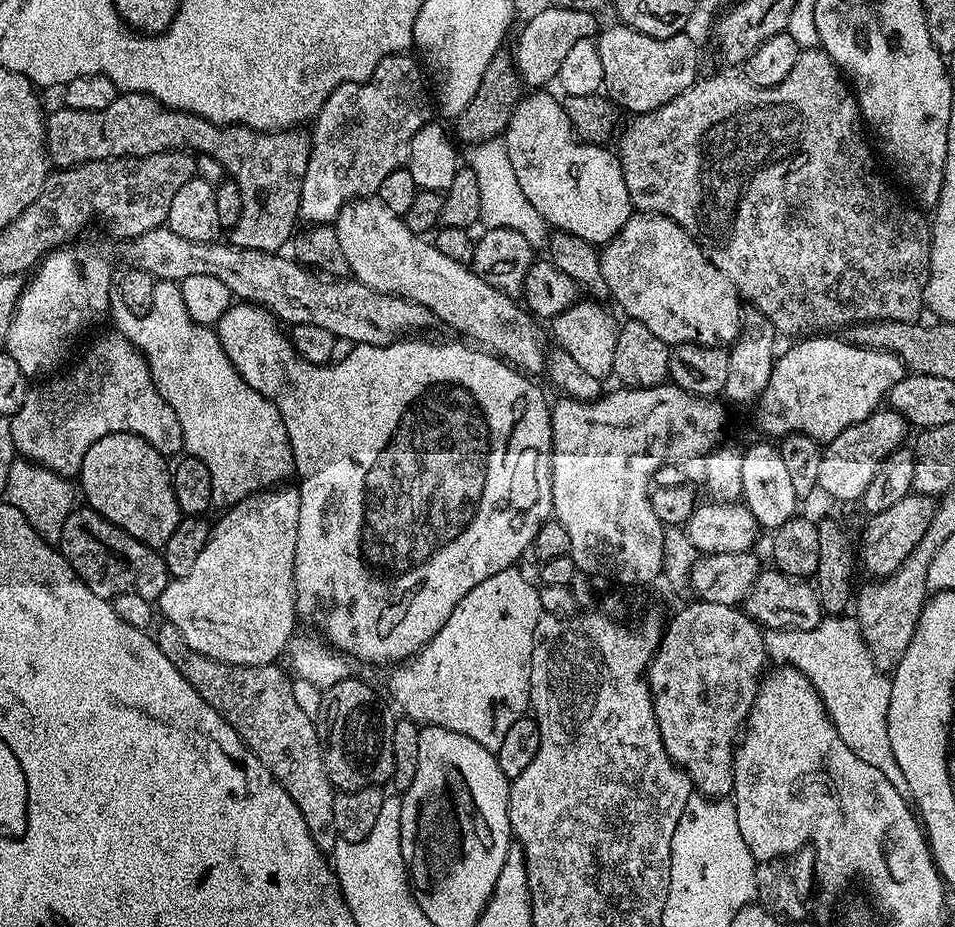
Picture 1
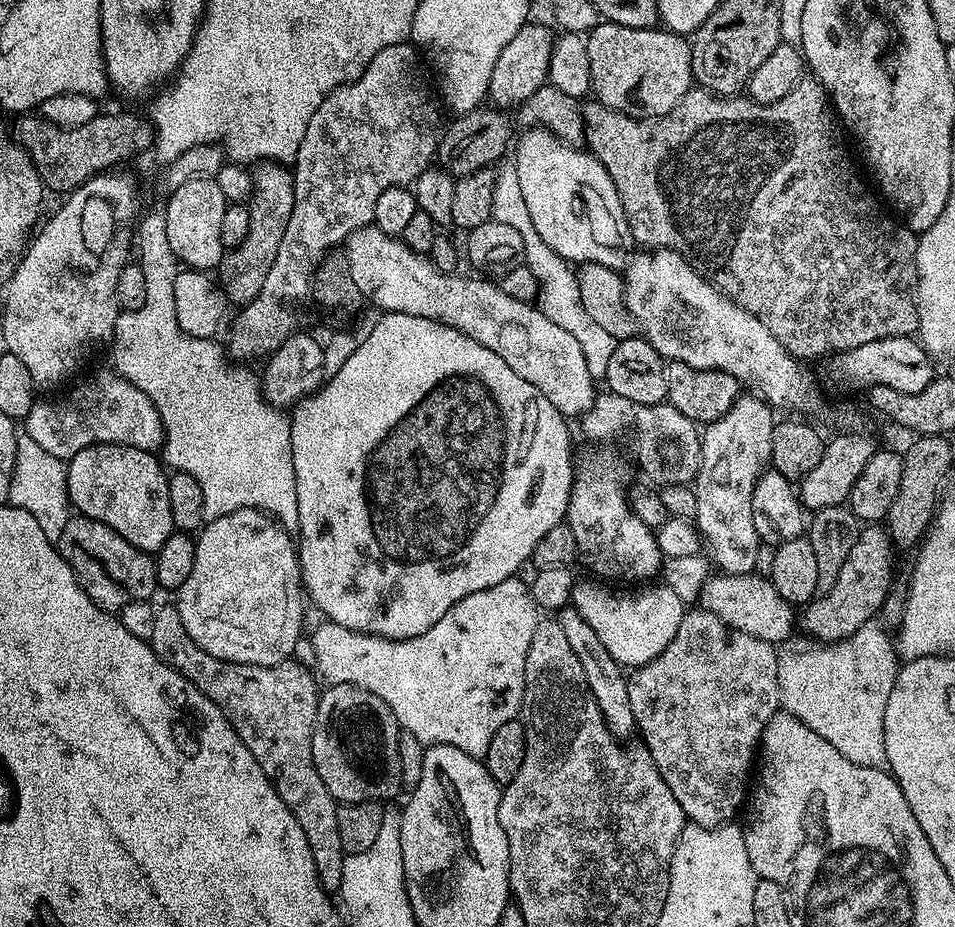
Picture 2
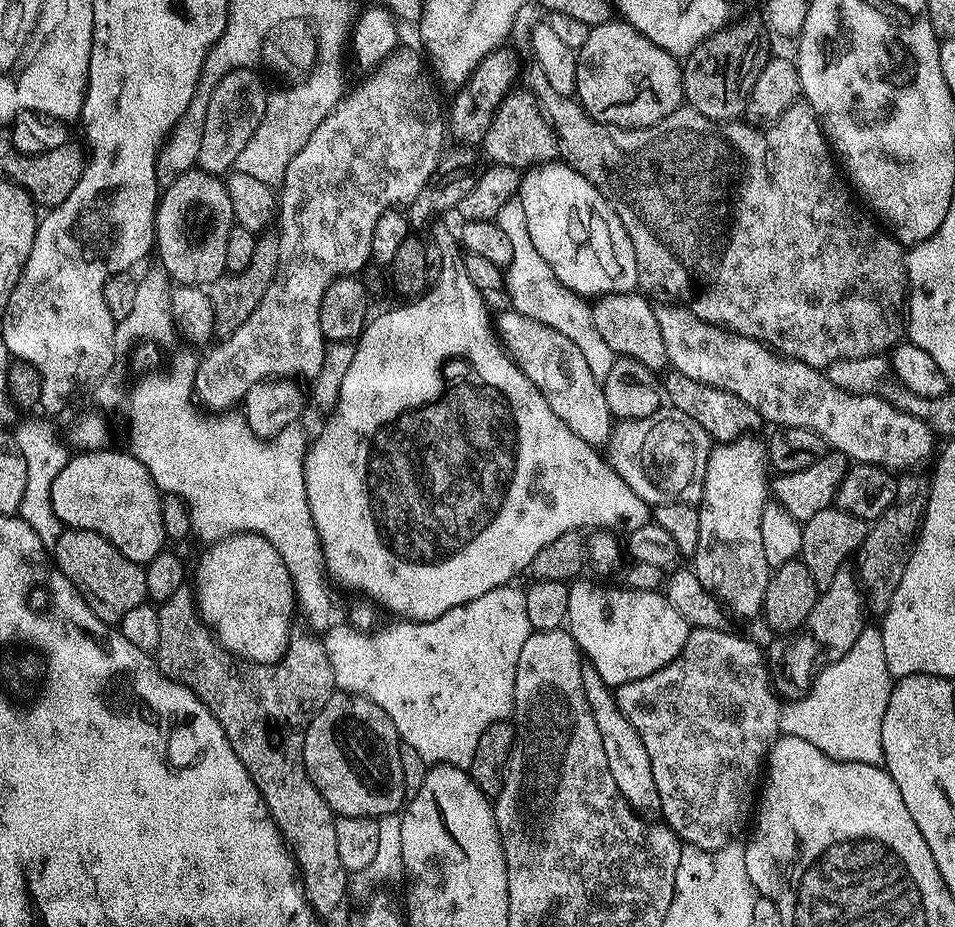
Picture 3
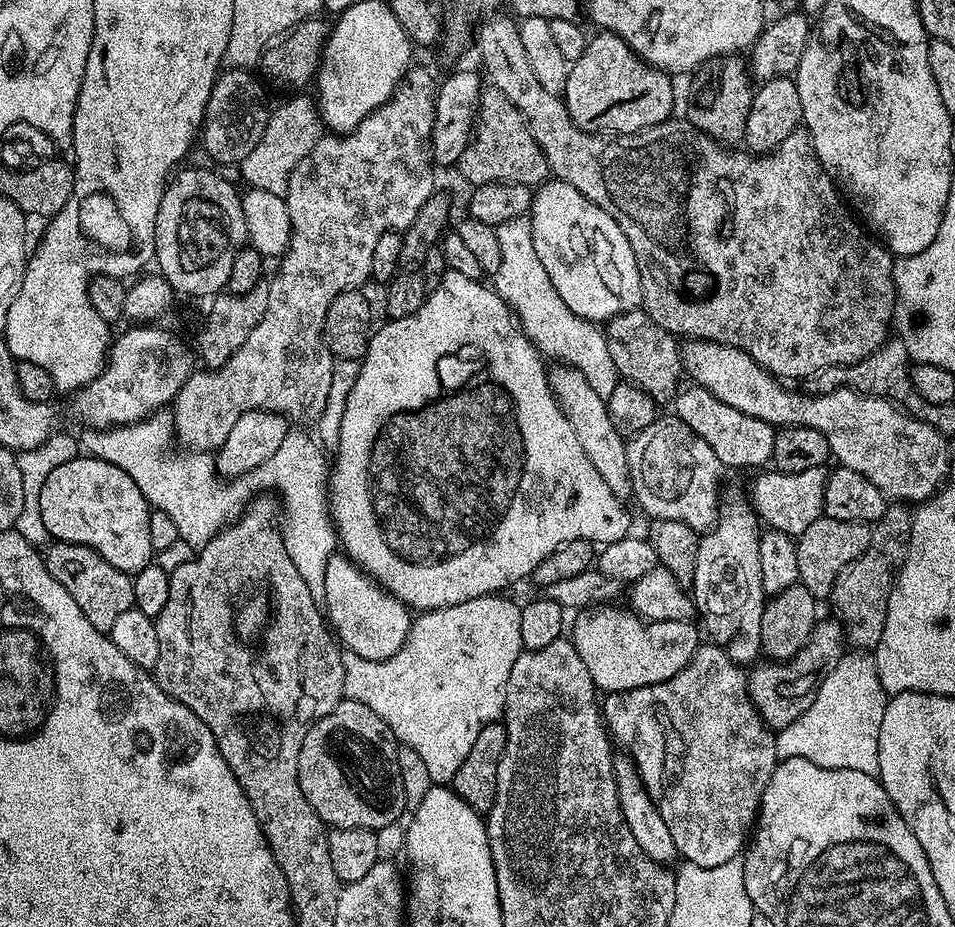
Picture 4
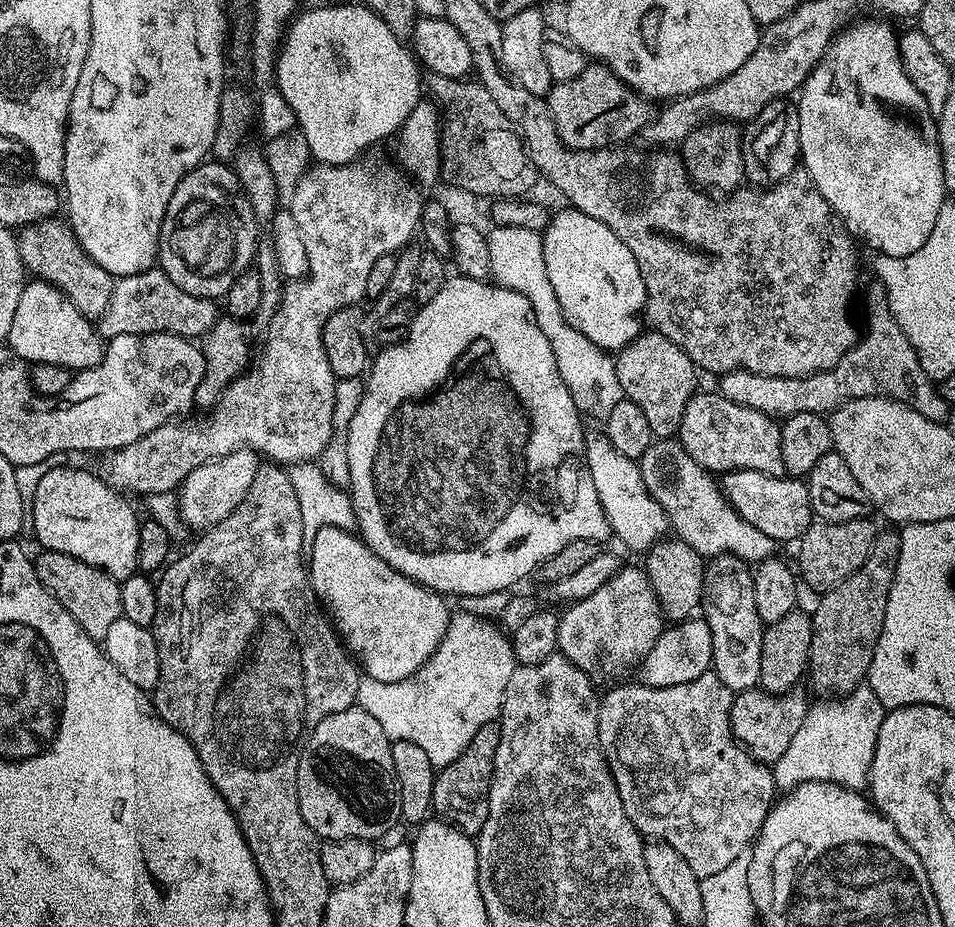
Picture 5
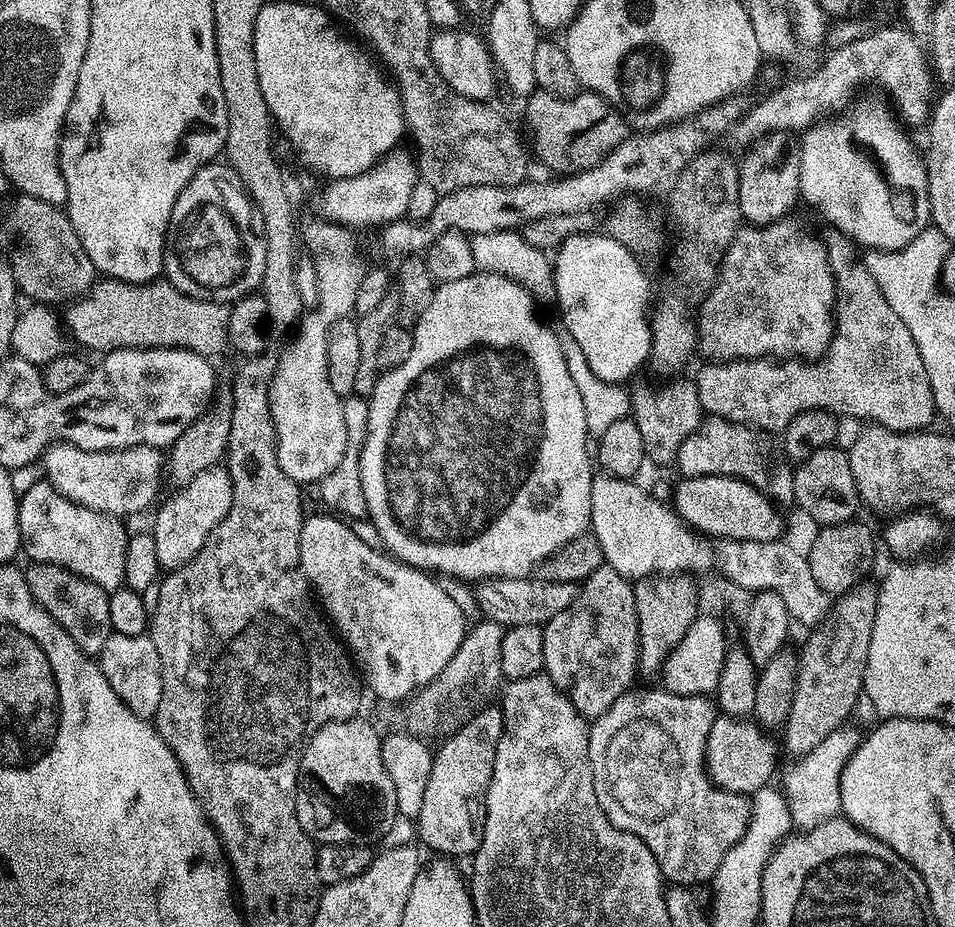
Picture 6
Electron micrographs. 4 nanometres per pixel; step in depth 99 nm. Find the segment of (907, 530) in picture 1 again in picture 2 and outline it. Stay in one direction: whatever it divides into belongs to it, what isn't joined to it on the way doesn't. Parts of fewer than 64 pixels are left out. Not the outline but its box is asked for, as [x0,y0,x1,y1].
[798,527,894,644]

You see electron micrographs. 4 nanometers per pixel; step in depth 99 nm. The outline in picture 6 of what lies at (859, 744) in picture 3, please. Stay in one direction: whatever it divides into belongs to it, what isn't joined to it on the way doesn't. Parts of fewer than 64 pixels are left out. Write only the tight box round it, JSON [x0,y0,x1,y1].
[782,726,862,830]

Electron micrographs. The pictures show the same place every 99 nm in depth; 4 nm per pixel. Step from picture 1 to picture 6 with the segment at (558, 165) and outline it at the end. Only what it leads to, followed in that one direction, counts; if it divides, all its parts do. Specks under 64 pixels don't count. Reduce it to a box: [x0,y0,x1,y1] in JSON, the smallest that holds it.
[554,231,652,385]

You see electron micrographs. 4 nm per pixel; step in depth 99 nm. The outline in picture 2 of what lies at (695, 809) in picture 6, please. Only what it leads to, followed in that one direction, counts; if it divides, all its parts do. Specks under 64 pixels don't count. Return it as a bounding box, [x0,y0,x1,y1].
[627,610,781,828]

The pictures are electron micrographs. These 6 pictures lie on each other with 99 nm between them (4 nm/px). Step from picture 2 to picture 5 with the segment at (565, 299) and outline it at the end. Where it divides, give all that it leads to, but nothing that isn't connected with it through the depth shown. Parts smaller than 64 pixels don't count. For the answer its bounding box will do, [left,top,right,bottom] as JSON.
[487,226,625,418]

